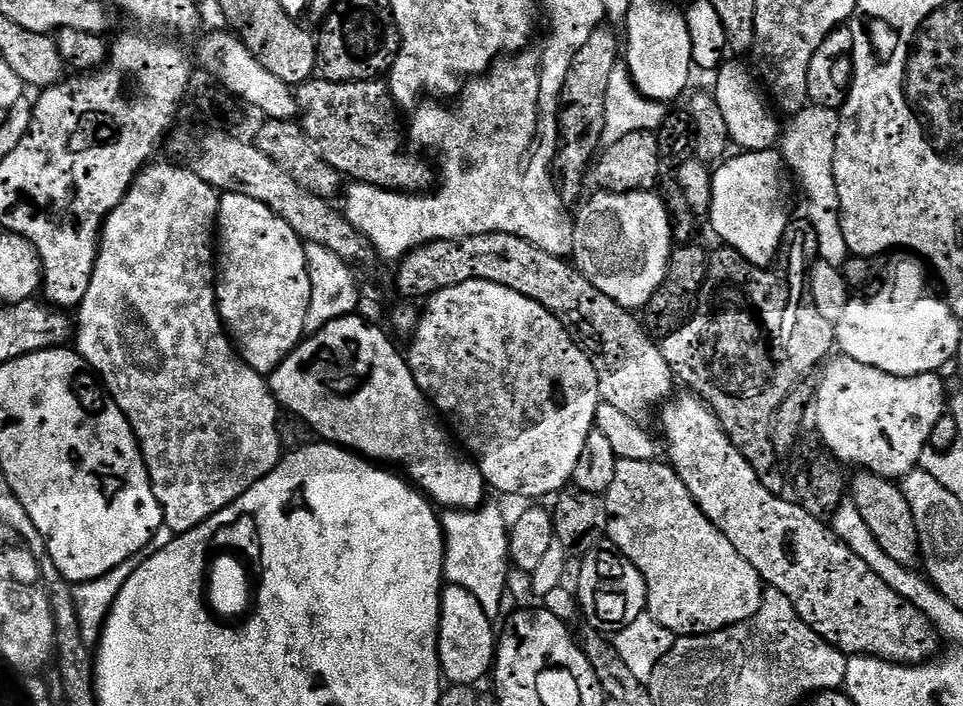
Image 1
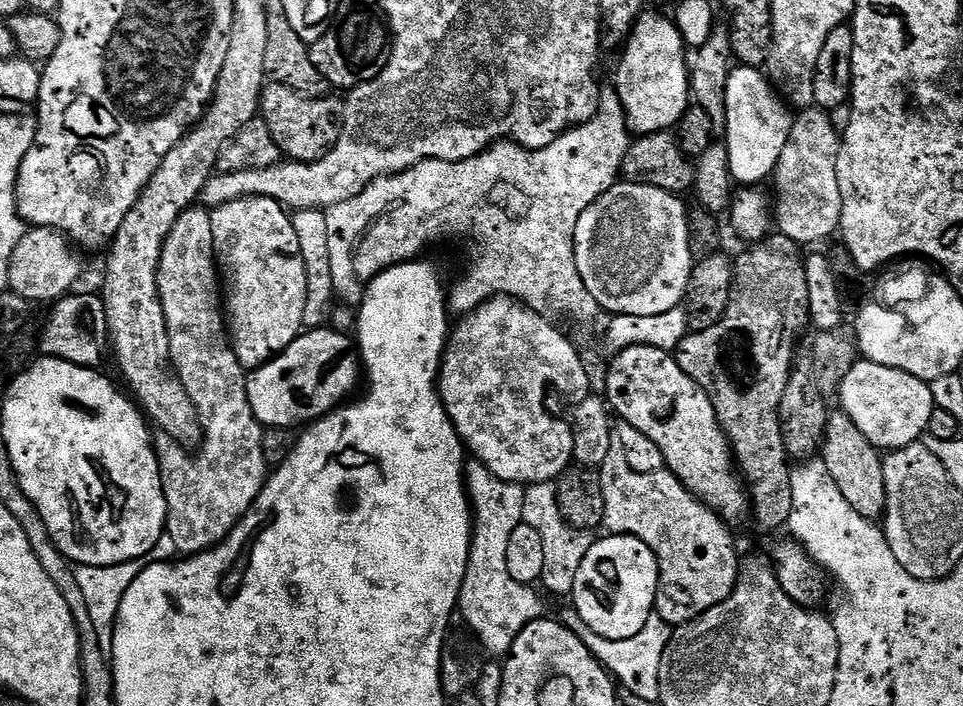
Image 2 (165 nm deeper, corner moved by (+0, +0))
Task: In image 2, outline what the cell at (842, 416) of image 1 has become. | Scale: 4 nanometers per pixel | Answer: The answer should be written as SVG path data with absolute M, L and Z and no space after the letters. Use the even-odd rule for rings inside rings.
M863 358L857 359L850 374L846 374L846 382L842 382L838 393L839 400L839 407L848 415L850 422L854 422L854 426L858 426L862 434L866 434L870 443L881 450L895 450L917 443L927 433L931 414L937 408L931 396L929 381L919 380L914 378L914 374L894 370L890 366L878 366L878 362L870 362Z

